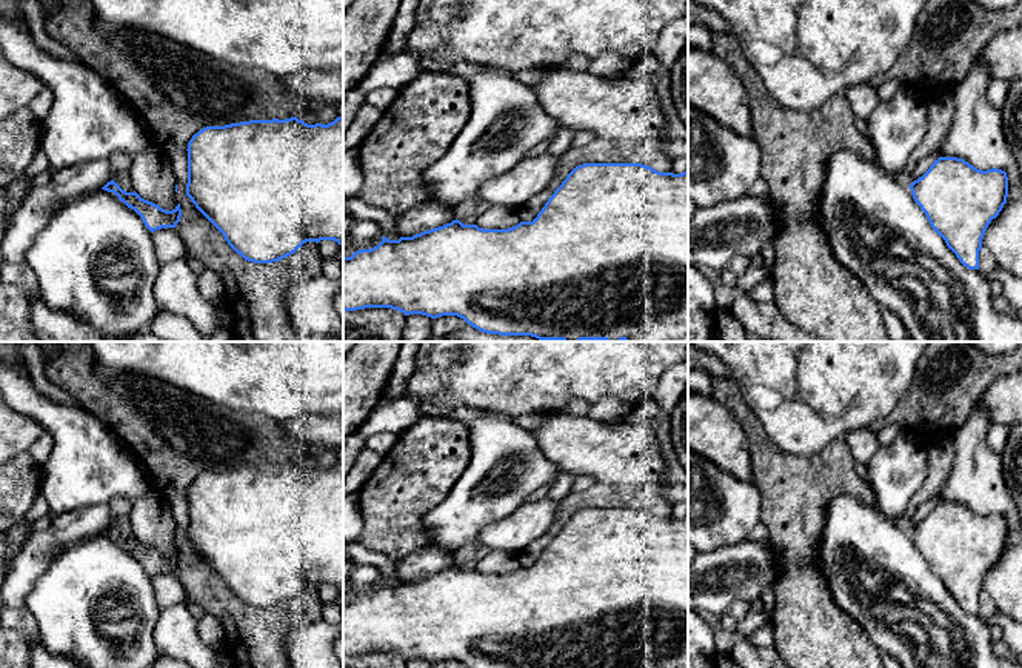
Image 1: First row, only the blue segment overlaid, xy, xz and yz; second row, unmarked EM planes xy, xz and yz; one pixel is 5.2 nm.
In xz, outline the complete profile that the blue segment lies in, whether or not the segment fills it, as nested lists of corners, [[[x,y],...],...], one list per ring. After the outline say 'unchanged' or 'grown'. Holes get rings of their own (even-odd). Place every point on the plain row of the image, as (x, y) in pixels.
[[[583,508],[576,511],[533,566],[508,574],[483,574],[453,565],[412,582],[382,586],[343,602],[343,656],[391,653],[431,663],[457,660],[466,668],[688,668],[688,513],[682,519],[659,517],[642,508]]]; unchanged

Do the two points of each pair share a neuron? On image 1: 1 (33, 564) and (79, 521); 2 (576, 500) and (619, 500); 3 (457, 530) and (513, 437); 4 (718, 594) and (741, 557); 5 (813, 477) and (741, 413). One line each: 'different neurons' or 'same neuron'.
1: same neuron
2: same neuron
3: same neuron
4: same neuron
5: same neuron

